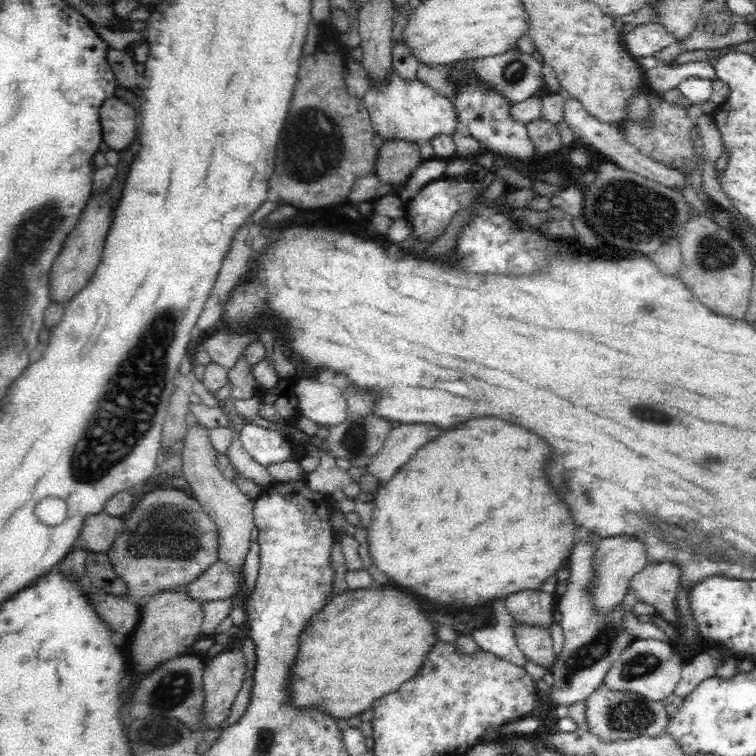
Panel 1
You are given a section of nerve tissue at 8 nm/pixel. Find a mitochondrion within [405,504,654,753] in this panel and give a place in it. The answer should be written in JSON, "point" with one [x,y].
{"point":[594,650]}

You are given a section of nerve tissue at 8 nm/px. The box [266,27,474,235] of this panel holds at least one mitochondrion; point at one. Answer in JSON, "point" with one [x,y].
{"point":[296,166]}

